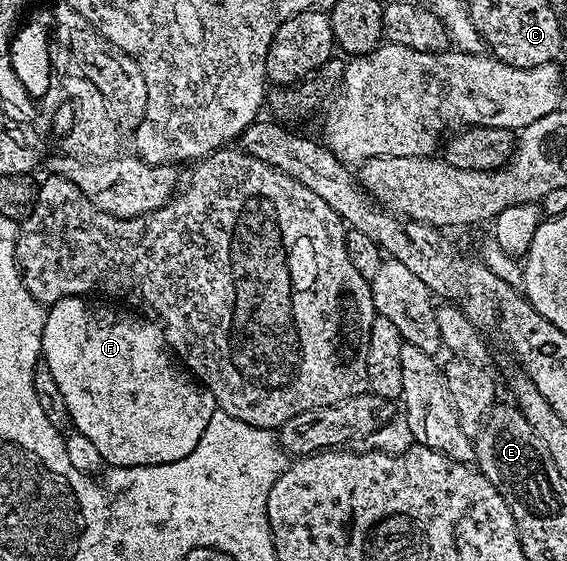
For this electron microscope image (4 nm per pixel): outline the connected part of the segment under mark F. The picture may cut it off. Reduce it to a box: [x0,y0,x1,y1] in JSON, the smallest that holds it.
[42,295,218,467]

